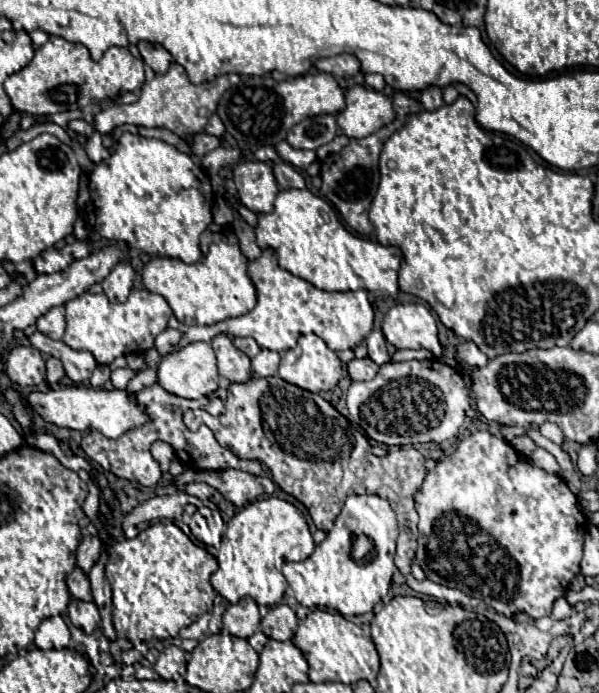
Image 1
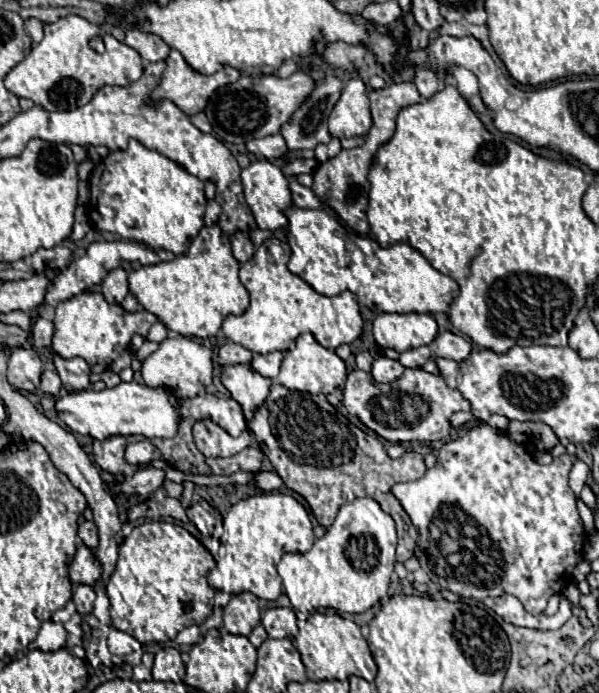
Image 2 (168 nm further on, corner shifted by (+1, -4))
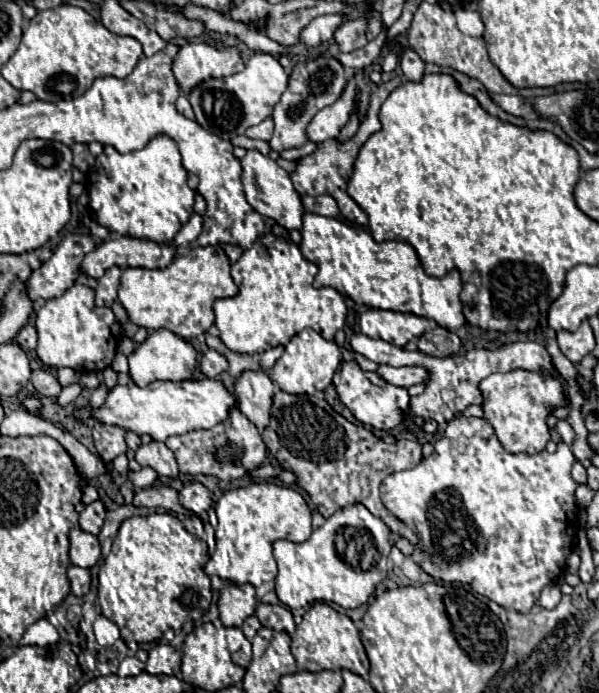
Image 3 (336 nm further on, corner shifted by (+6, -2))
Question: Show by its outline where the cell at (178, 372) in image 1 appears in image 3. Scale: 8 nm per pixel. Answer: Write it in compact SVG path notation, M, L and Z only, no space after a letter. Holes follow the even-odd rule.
M167 329L153 331L149 335L149 339L145 343L141 343L133 355L129 355L129 375L139 387L145 387L157 379L159 381L173 381L173 383L193 379L195 369L197 369L195 347Z

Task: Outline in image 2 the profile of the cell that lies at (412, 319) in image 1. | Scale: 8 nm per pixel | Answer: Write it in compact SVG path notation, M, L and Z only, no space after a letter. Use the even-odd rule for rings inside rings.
M382 313L374 319L372 333L374 333L376 343L382 349L390 347L390 349L396 349L398 353L404 353L404 351L420 347L420 345L430 345L438 333L438 324L435 318L428 315L428 313L404 313L404 315L400 315L400 313Z

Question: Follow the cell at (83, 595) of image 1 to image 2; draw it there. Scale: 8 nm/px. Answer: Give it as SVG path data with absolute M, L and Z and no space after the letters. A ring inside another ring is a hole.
M84 543L78 545L76 557L70 565L70 579L72 583L86 583L86 585L96 585L96 581L102 575L102 563L96 559L94 549L86 547Z

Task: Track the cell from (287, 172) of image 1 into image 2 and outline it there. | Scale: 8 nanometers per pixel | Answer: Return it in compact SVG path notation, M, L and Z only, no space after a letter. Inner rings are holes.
M290 177L290 191L292 191L292 201L298 207L304 207L304 209L322 209L324 207L324 201L320 201L320 197L312 189L300 185L296 181L296 177Z

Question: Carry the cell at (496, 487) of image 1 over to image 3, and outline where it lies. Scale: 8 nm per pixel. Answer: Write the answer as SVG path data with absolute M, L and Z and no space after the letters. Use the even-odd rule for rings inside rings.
M455 417L445 429L445 437L435 443L431 457L419 467L391 473L381 483L381 501L405 525L415 525L419 543L411 555L425 573L443 583L467 583L479 595L485 595L501 607L527 613L545 585L555 583L567 567L567 555L573 551L579 519L571 467L575 463L571 447L563 441L555 453L537 455L509 453L501 447L493 427L479 417Z

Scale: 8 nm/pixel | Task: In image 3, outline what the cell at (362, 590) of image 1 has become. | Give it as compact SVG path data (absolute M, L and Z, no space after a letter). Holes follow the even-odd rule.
M361 503L349 505L339 509L335 515L331 515L323 527L315 529L313 535L305 543L291 543L291 541L275 541L273 543L273 555L279 567L279 575L275 579L275 591L281 603L285 603L289 609L309 609L313 603L323 601L323 603L337 603L343 609L355 609L373 595L375 587L385 579L387 571L377 569L375 565L367 567L365 571L353 569L347 561L343 561L337 553L335 547L335 537L339 529L345 527L371 527L371 537L375 543L387 545L389 549L393 547L389 541L389 527L375 515L371 515Z

